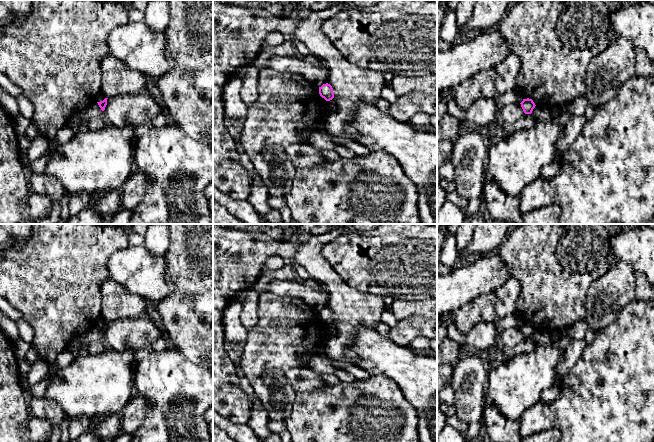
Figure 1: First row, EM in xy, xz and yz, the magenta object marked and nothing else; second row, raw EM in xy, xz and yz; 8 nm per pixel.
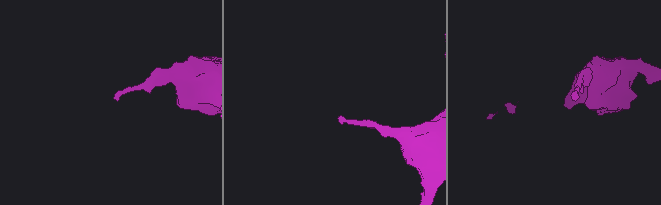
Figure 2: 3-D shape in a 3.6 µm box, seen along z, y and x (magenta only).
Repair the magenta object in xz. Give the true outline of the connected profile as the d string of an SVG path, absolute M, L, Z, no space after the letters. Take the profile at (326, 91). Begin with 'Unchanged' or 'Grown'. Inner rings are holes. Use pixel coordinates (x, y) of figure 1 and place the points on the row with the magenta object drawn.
Unchanged. M326 83L319 87L319 94L326 101L330 101L334 98L333 88L330 84Z

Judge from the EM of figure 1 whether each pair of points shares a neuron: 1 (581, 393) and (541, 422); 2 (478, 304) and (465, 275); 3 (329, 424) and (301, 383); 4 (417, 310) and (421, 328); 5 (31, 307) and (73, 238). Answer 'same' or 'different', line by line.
1: same
2: different
3: different
4: different
5: same

